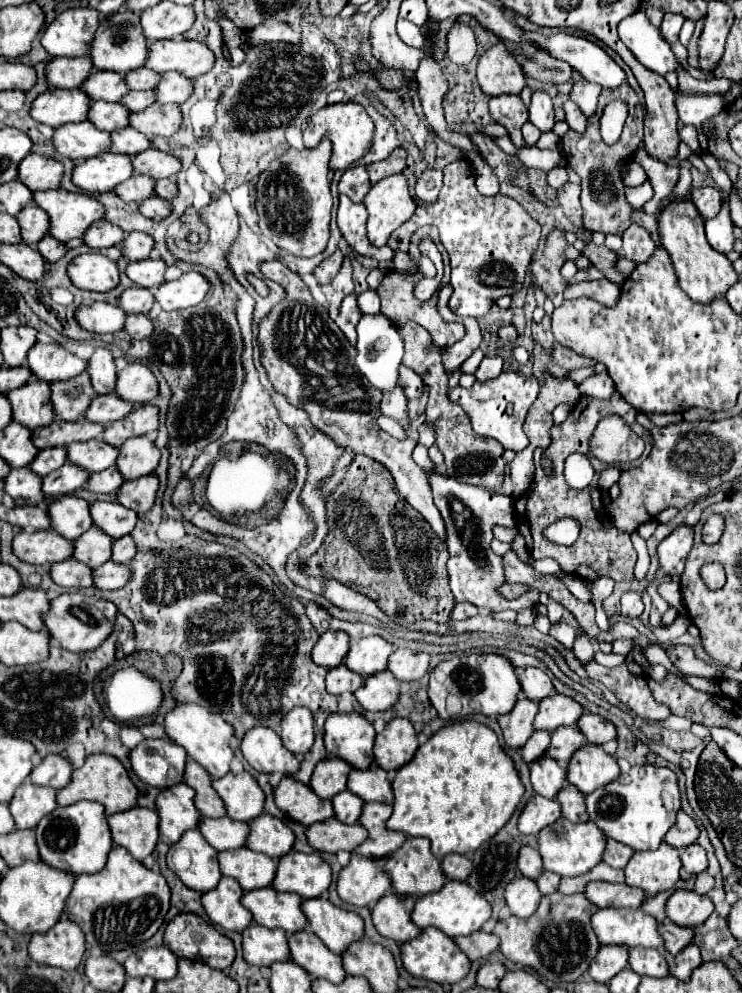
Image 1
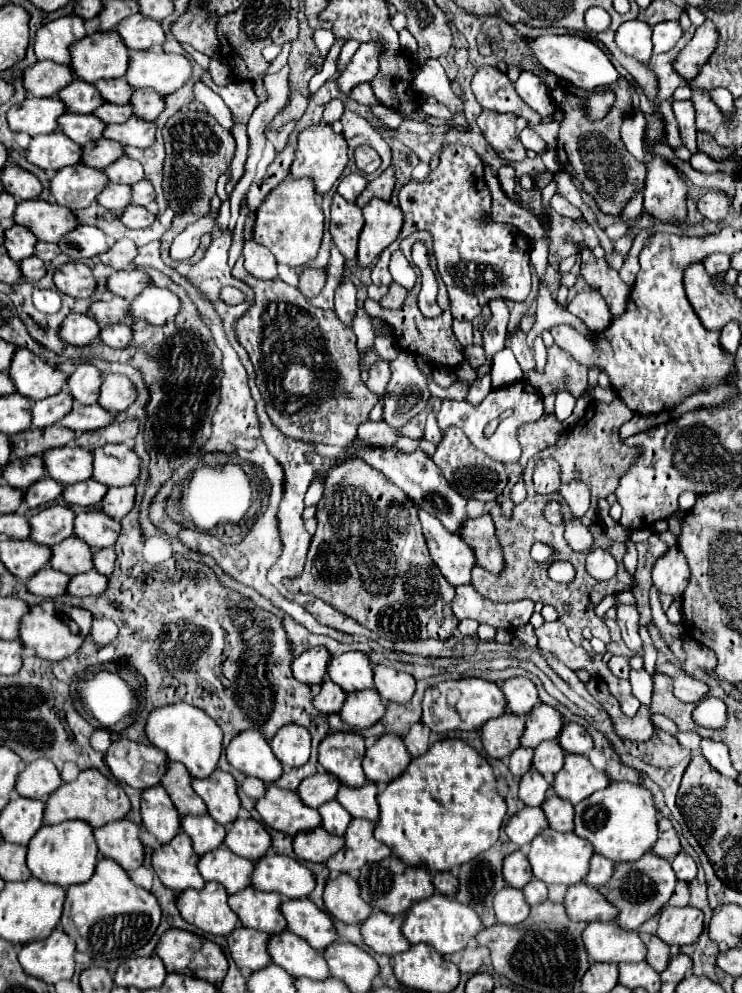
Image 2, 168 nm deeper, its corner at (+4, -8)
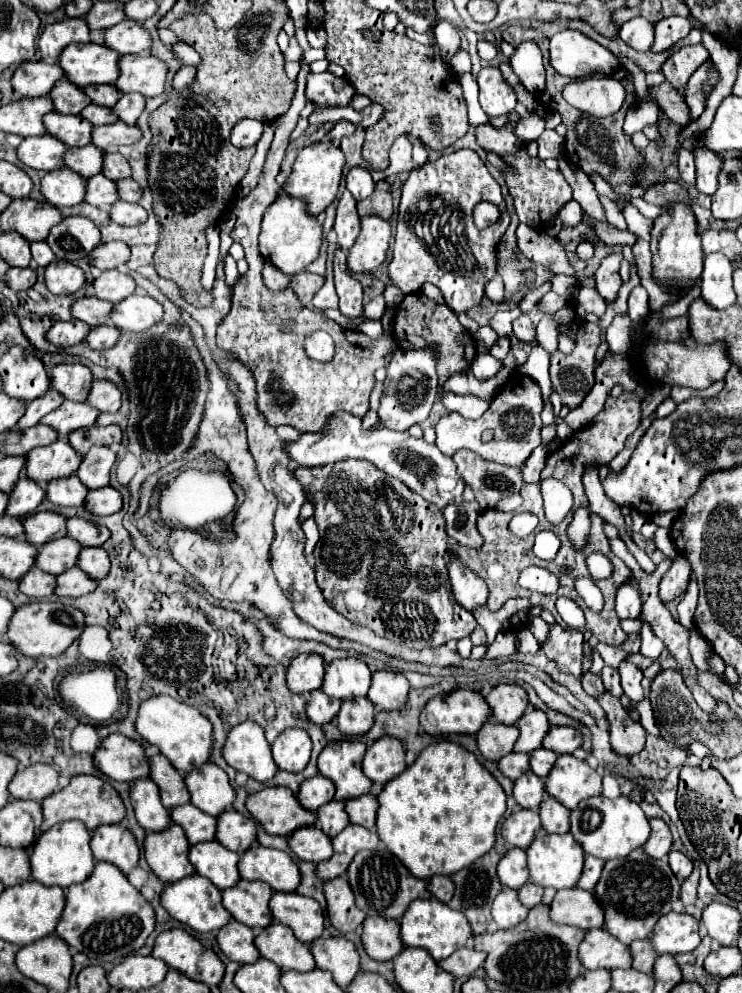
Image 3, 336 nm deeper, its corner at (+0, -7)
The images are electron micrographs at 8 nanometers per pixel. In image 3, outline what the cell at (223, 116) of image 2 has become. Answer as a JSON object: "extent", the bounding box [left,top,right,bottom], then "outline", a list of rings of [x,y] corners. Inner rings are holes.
{"extent":[232,120,264,148],"outline":[[[242,120],[240,124],[236,124],[236,128],[232,130],[232,144],[236,148],[246,148],[246,146],[256,146],[256,142],[262,136],[262,128],[264,124],[258,120]]]}

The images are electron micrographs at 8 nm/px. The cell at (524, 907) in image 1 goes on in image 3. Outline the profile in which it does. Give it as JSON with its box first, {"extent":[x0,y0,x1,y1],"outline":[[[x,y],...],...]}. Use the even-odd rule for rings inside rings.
{"extent":[492,888,528,930],"outline":[[[504,888],[494,898],[492,918],[498,924],[498,928],[502,928],[502,930],[512,928],[512,926],[520,924],[526,916],[528,916],[528,908],[524,908],[524,904],[520,904],[520,900],[516,900],[516,890]]]}

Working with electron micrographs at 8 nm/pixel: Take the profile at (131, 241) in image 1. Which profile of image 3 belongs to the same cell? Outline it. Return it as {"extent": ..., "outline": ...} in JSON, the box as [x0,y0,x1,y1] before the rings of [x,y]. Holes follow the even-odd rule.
{"extent":[88,242,130,270],"outline":[[[106,242],[106,244],[98,244],[90,254],[88,260],[92,266],[96,266],[98,270],[112,270],[122,266],[124,262],[128,262],[130,258],[130,248],[124,242]]]}

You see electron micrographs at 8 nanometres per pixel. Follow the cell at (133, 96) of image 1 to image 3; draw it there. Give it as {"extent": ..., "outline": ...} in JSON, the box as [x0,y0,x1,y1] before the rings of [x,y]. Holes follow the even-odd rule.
{"extent":[80,104,116,126],"outline":[[[96,104],[86,106],[84,112],[80,112],[80,116],[86,118],[92,126],[102,126],[102,124],[112,124],[112,122],[116,122],[116,116],[112,116],[112,110],[110,110],[110,108],[96,106]]]}

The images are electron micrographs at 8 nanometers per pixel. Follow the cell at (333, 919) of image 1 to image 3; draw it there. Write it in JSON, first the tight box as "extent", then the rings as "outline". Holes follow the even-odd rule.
{"extent":[268,892,324,944],"outline":[[[274,892],[270,896],[268,906],[272,918],[292,928],[294,936],[304,944],[310,944],[312,940],[322,936],[324,914],[314,898],[296,892]]]}

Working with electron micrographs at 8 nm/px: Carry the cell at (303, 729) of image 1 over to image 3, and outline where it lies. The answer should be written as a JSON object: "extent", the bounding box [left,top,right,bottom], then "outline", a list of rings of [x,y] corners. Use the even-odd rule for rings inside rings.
{"extent":[272,728,312,772],"outline":[[[292,728],[288,732],[278,734],[272,744],[272,756],[280,770],[286,772],[302,772],[310,760],[312,742],[306,732]]]}

